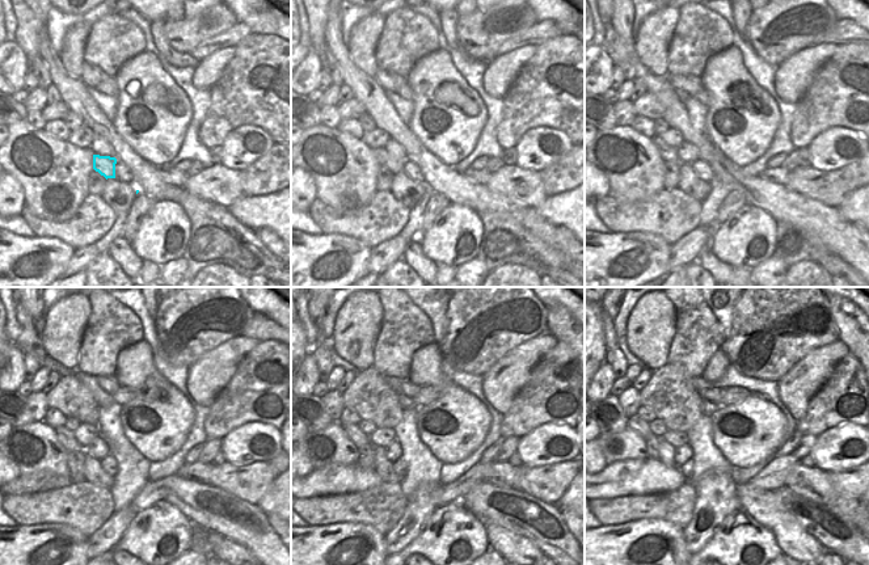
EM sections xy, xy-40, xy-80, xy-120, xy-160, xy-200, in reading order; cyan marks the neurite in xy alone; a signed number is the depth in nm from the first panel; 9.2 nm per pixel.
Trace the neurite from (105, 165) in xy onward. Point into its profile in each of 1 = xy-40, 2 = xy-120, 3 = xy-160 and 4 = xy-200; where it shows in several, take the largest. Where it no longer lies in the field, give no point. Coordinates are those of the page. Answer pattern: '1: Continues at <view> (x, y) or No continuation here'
1: Continues at xy-40 (393, 164)
2: Continues at xy-120 (66, 437)
3: Continues at xy-160 (361, 439)
4: Continues at xy-200 (635, 422)

